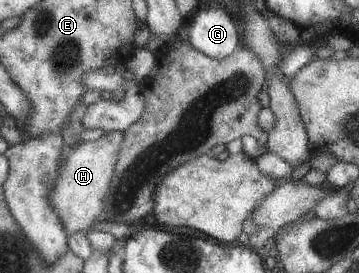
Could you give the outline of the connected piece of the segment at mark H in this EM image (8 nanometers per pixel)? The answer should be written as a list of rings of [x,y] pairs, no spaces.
[[[105,132],[96,141],[76,143],[58,165],[58,177],[54,179],[50,193],[46,195],[46,203],[50,203],[50,207],[54,209],[66,235],[88,231],[96,216],[104,210],[104,195],[110,185],[121,142],[122,132]]]

